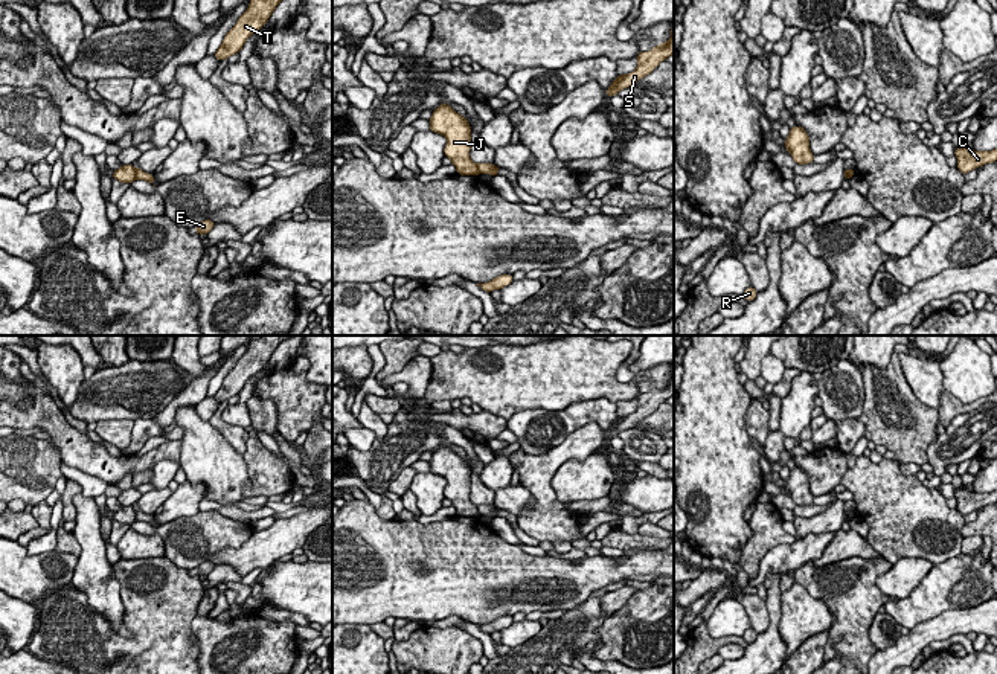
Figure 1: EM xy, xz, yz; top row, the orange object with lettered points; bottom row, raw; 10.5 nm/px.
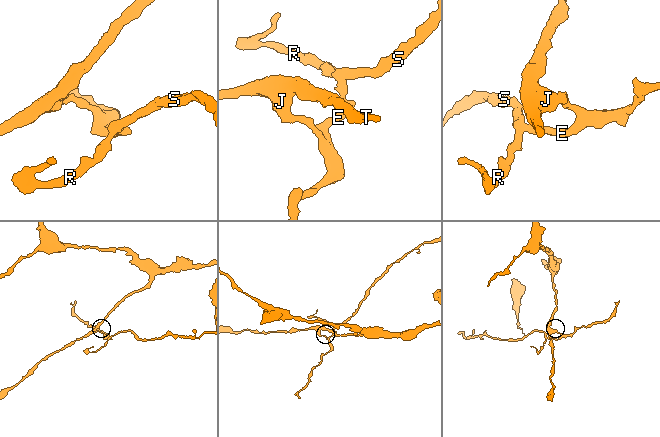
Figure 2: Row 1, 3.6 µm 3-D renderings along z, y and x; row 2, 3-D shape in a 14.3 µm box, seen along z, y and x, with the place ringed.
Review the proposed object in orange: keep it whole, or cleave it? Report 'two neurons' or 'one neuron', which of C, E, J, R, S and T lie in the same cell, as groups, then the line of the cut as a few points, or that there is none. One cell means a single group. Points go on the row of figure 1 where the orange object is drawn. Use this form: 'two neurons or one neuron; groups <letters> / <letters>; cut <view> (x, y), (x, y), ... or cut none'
two neurons; groups C E R S / J T; cut xy (134, 168), (136, 177)

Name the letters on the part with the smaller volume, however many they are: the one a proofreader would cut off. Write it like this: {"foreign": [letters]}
{"foreign": ["C", "E", "R", "S"]}

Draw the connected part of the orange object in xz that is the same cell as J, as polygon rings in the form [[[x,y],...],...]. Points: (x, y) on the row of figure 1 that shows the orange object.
[[[442,102],[428,122],[430,131],[447,137],[444,154],[456,166],[457,175],[479,175],[477,163],[470,157],[473,128],[466,117]]]

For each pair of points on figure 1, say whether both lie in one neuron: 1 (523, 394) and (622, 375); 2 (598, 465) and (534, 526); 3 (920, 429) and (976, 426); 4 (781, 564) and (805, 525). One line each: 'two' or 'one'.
1: two
2: two
3: two
4: two

